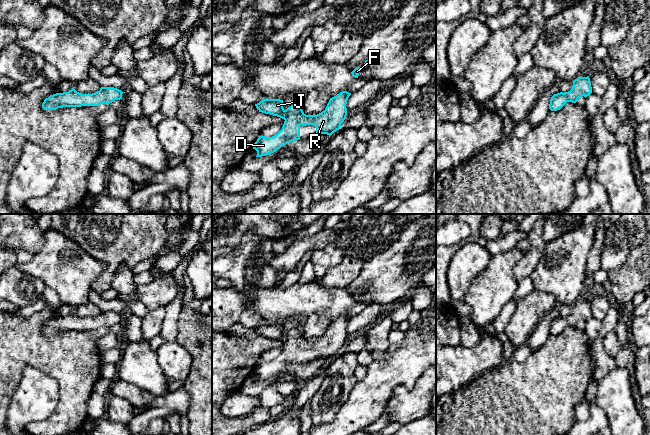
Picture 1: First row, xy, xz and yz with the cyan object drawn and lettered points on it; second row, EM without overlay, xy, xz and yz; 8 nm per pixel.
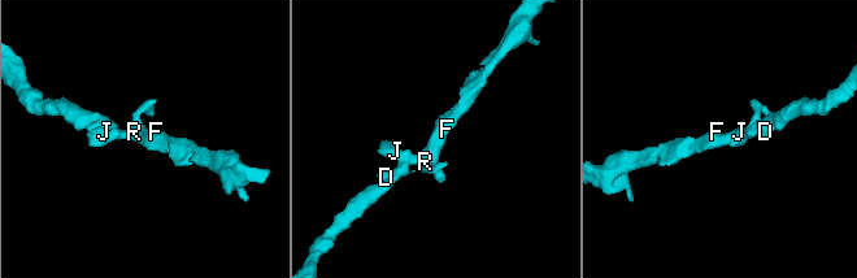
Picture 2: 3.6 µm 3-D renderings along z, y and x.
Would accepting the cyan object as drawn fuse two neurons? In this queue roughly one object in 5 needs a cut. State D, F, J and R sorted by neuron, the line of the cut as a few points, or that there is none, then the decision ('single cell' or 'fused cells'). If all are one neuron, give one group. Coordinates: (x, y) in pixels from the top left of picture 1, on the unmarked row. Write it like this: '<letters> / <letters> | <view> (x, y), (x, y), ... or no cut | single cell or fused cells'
D F J R | no cut | single cell

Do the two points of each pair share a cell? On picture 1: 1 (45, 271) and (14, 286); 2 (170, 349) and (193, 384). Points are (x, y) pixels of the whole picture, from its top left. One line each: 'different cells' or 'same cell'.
1: different cells
2: different cells

